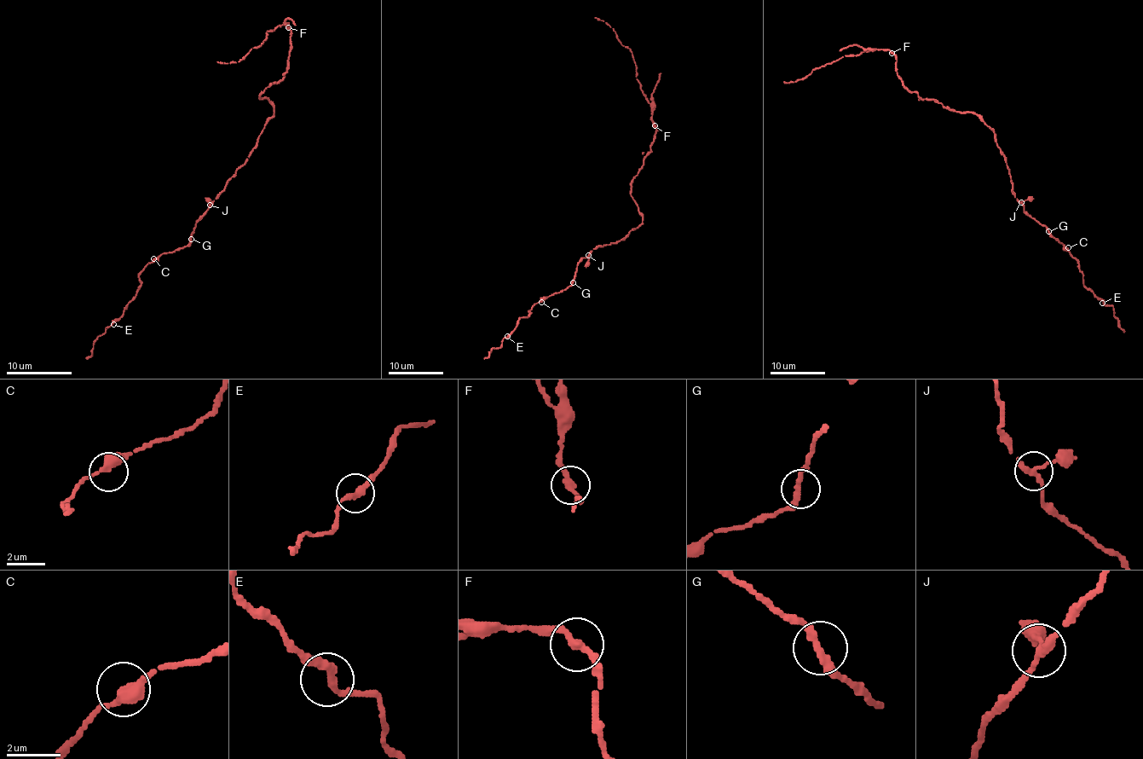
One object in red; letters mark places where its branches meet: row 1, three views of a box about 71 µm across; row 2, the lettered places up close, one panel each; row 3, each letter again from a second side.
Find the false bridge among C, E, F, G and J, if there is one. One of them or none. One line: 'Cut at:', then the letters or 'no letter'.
Cut at: no letter

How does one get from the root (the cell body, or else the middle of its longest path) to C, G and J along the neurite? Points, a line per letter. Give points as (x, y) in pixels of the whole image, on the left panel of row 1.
C: (265, 126), (247, 160), (196, 221), (191, 240), (175, 252), (164, 252), (153, 258)
G: (265, 126), (247, 160), (196, 221), (191, 239)
J: (265, 126), (247, 160), (210, 205)

